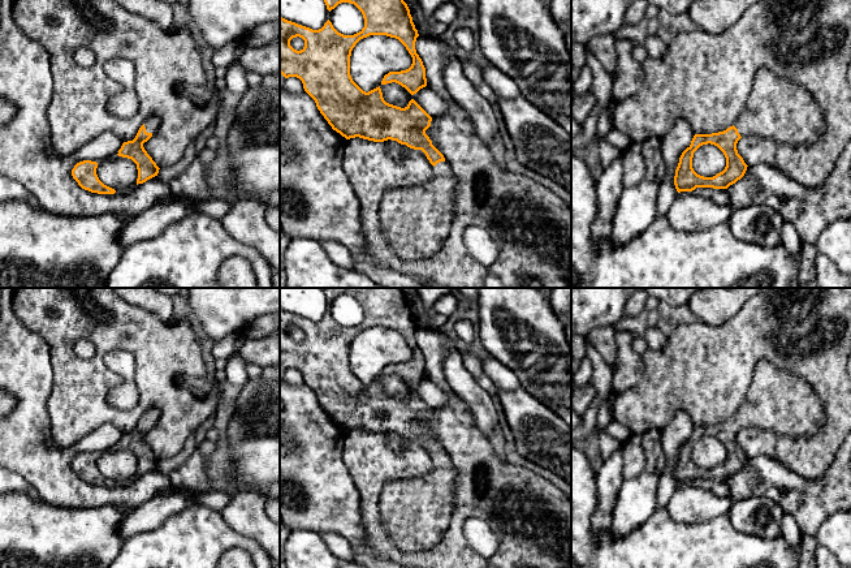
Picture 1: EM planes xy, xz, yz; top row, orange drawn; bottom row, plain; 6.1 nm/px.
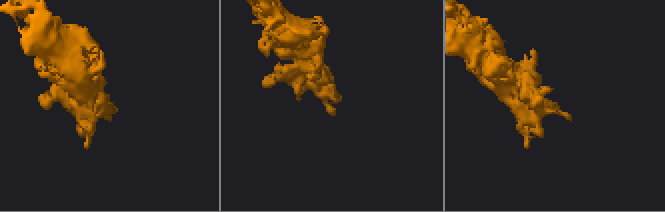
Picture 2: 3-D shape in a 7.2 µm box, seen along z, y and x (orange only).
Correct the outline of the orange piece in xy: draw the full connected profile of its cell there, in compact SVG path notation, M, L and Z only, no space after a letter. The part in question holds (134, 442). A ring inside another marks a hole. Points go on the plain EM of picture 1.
M156 408L148 409L139 419L133 433L124 434L118 442L118 448L131 451L137 456L138 470L137 477L157 468L159 459L147 446L143 435L147 434L159 419L159 410Z

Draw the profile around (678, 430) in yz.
M678 410L668 425L661 429L661 443L666 456L666 466L657 485L656 509L666 508L678 486L674 477L675 461L682 444L690 439L694 427L687 413Z

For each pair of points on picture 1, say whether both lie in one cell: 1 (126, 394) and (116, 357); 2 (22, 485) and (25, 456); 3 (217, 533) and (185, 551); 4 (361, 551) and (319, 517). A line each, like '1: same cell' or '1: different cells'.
1: same cell
2: different cells
3: same cell
4: same cell

